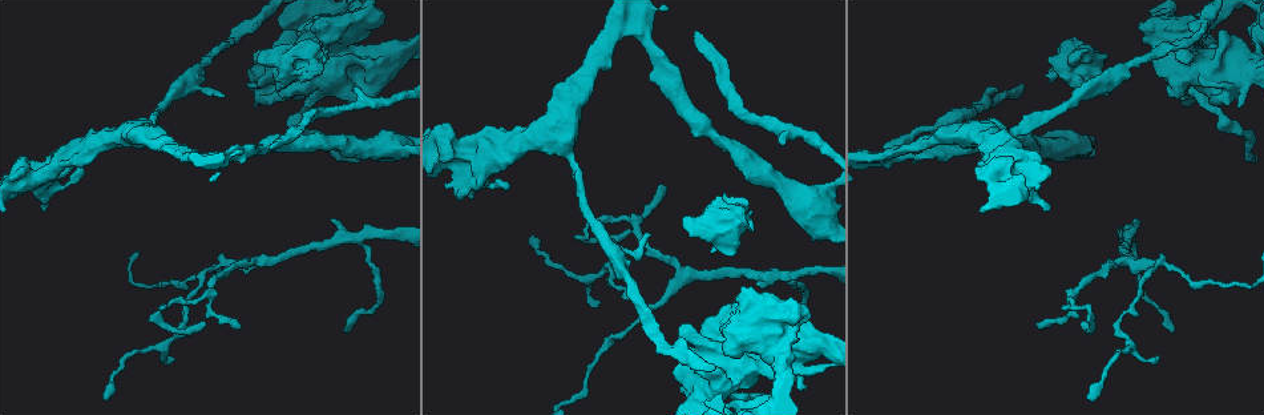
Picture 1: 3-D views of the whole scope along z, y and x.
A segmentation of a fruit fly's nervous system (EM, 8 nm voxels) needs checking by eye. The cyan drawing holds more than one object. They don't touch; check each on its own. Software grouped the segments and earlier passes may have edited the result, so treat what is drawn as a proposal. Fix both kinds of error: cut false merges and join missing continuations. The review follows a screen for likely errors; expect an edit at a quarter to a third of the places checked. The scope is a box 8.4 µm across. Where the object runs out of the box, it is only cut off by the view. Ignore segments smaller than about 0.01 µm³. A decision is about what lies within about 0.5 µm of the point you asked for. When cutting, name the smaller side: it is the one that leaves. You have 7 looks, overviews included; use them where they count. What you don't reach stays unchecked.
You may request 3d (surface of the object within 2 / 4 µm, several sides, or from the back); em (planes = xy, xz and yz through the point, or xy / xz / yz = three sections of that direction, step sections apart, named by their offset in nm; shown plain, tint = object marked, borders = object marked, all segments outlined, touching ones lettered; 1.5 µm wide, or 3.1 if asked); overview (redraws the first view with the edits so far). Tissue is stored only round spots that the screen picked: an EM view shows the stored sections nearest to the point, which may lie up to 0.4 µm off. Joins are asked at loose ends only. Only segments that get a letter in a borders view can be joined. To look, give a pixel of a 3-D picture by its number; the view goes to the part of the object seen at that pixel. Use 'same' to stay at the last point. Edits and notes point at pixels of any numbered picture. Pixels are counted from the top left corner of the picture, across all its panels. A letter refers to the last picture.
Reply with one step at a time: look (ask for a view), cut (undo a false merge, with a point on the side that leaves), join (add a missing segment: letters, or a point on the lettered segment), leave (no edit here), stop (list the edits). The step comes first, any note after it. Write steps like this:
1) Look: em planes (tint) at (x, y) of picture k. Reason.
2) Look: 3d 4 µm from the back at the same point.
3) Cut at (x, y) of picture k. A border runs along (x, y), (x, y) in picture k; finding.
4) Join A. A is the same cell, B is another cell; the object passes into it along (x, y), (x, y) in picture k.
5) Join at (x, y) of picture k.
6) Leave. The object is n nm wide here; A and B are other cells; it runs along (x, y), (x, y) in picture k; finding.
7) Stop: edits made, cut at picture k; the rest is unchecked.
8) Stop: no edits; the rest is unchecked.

Look: em yz step 8 (tint) at (281, 89) of picture 1. Thick end.

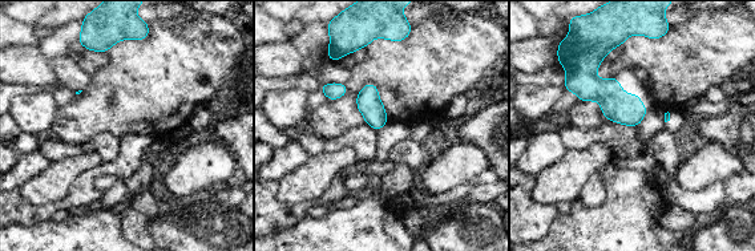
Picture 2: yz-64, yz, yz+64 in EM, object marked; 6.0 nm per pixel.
Look: em xy step 8 (borders) at the same point. Cut it another way.

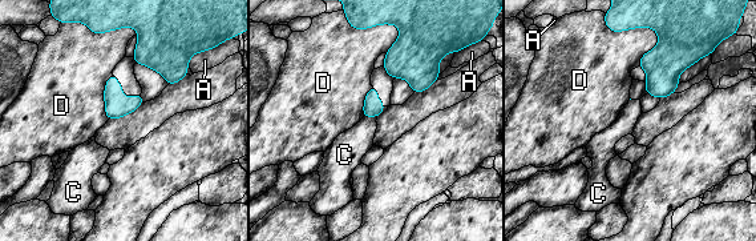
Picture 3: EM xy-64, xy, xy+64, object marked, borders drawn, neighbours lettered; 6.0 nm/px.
Leave. The longest contact is with D, 280 nm; A, C and D are other cells; a border runs along (363, 116), (376, 117) in picture 3; no lettered segment goes on from it.

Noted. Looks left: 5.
Look: 3d 2 µm at (799, 390) of picture 1. Thick end.

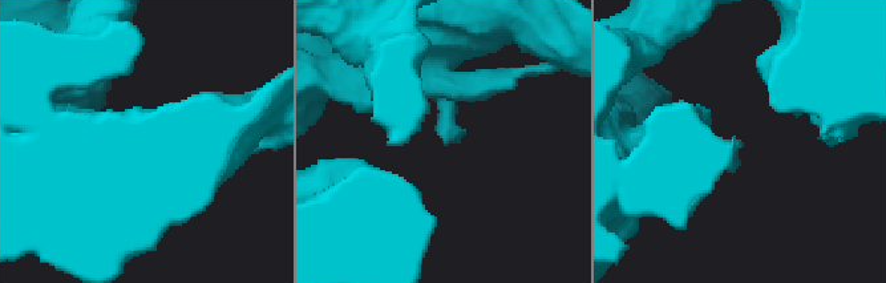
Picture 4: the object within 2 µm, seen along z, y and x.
Look: em planes (borders) at (738, 141) of picture 4. Shape alone is not enough.

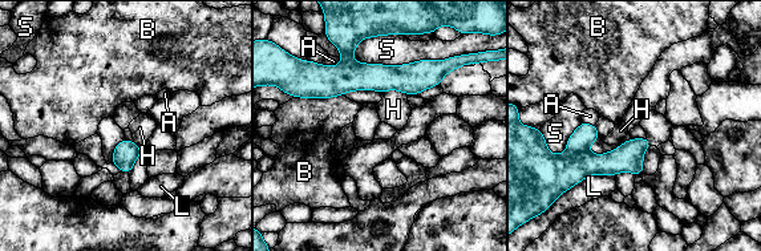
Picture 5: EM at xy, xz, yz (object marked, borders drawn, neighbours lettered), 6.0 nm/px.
Leave. A, B, H, L and S are other cells; it runs along (646, 142), (614, 162), (567, 160) in picture 5; no lettered segment goes on from it.

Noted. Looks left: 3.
Look: em xz step 8 (borders) at (1039, 325) of picture 1. An open end.

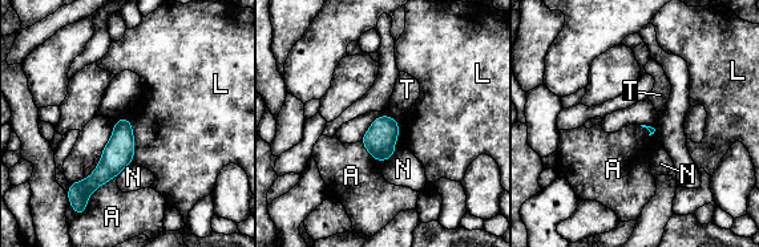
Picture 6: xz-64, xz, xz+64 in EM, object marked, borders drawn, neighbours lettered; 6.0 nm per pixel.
Leave. A, L, N and T are other cells; a border runs along (121, 117), (130, 124), (132, 162) in picture 6; no lettered segment goes on from it.

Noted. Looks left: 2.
Stop: no edits; the rest is unchecked.

